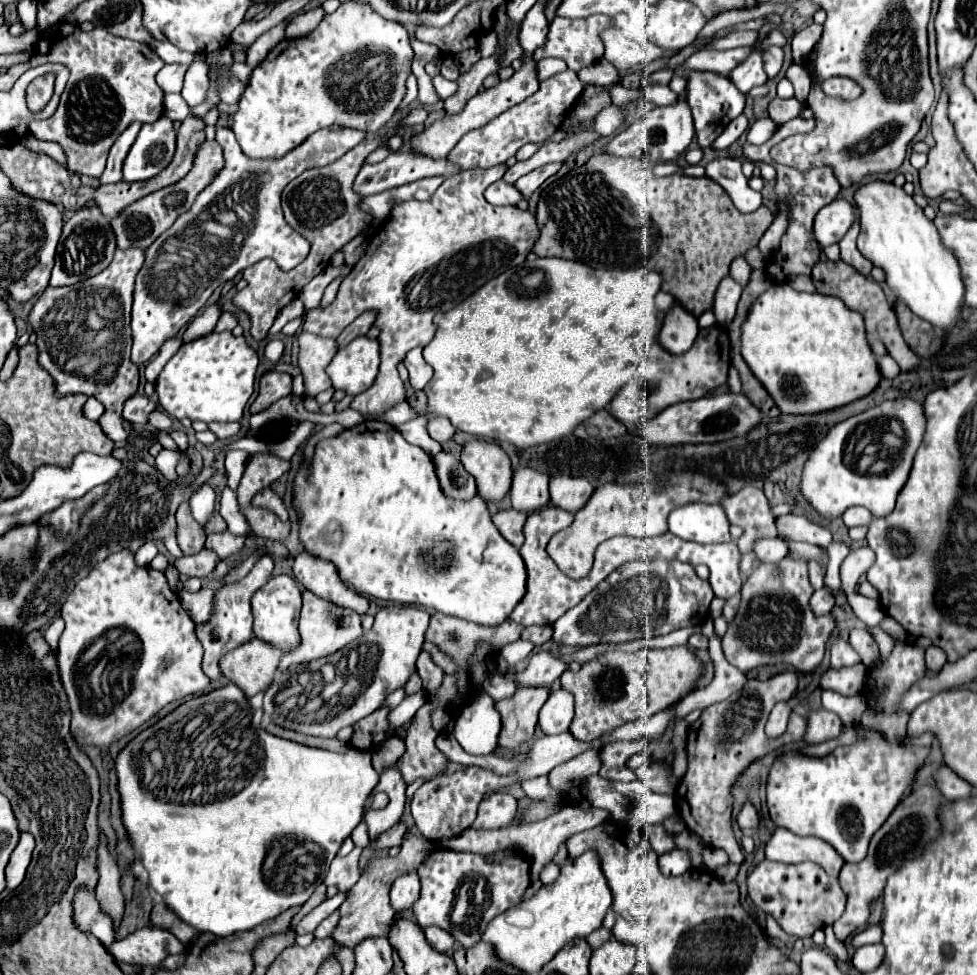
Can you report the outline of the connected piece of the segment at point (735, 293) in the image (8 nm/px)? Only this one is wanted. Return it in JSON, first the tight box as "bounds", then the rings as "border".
{"bounds":[713,275,741,327],"border":[[[727,275],[715,293],[715,305],[713,305],[713,313],[721,325],[725,327],[731,325],[737,311],[739,297],[741,297],[741,285],[733,283],[733,277]]]}

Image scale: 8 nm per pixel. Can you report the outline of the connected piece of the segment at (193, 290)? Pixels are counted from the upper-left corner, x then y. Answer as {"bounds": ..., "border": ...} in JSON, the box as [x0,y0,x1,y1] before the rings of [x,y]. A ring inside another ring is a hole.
{"bounds":[131,127,365,365],"border":[[[217,127],[215,139],[223,147],[225,157],[221,173],[197,195],[191,209],[177,217],[145,251],[145,263],[137,275],[133,293],[131,361],[135,365],[149,361],[165,339],[177,335],[195,317],[221,283],[227,283],[249,265],[271,257],[283,271],[289,271],[307,257],[309,243],[283,221],[279,205],[281,191],[303,171],[325,167],[345,155],[365,139],[365,133],[353,129],[321,129],[277,161],[245,157],[229,127]],[[223,199],[243,199],[243,209],[225,205]]]}

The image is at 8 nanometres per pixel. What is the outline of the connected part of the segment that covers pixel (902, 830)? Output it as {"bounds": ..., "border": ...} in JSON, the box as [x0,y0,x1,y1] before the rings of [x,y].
{"bounds":[833,785,943,941],"border":[[[923,785],[919,789],[913,789],[895,807],[895,811],[889,815],[885,825],[881,825],[881,829],[871,837],[867,857],[859,863],[843,865],[839,873],[839,883],[847,895],[847,909],[843,917],[833,923],[833,931],[839,941],[845,941],[851,933],[855,933],[859,927],[863,927],[869,921],[871,903],[883,893],[887,877],[893,875],[905,861],[919,857],[929,847],[929,843],[933,843],[943,833],[943,825],[939,819],[941,805],[943,805],[941,793],[935,785]]]}

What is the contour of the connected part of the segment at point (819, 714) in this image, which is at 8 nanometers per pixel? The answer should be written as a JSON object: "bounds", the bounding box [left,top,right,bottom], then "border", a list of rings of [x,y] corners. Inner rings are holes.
{"bounds":[803,707,841,745],"border":[[[819,707],[815,711],[809,711],[807,715],[807,731],[803,735],[803,741],[813,745],[813,743],[823,743],[827,739],[833,739],[841,733],[841,719],[827,711],[825,707]]]}

